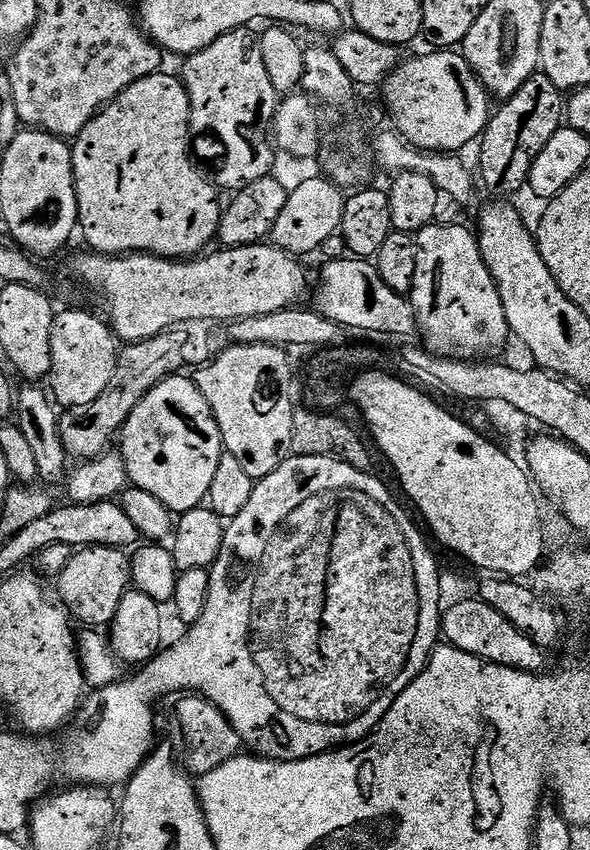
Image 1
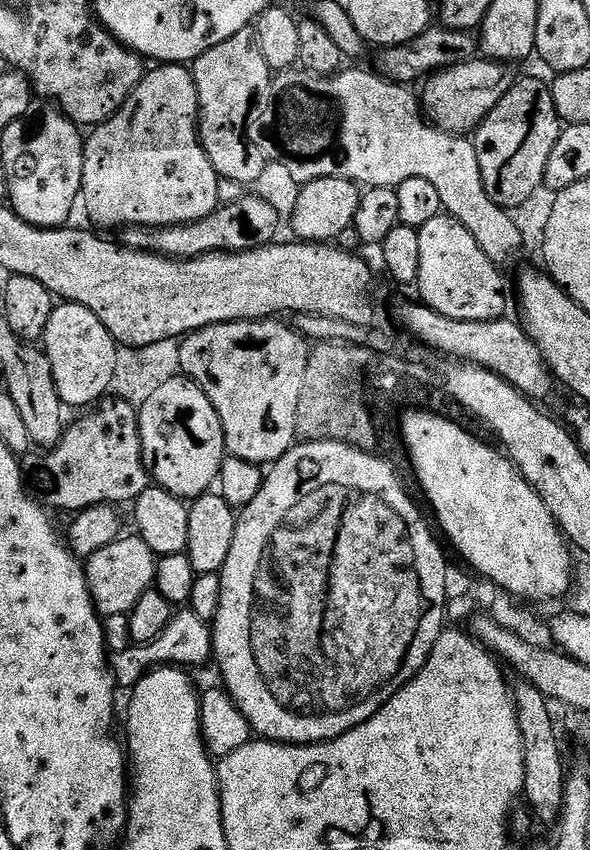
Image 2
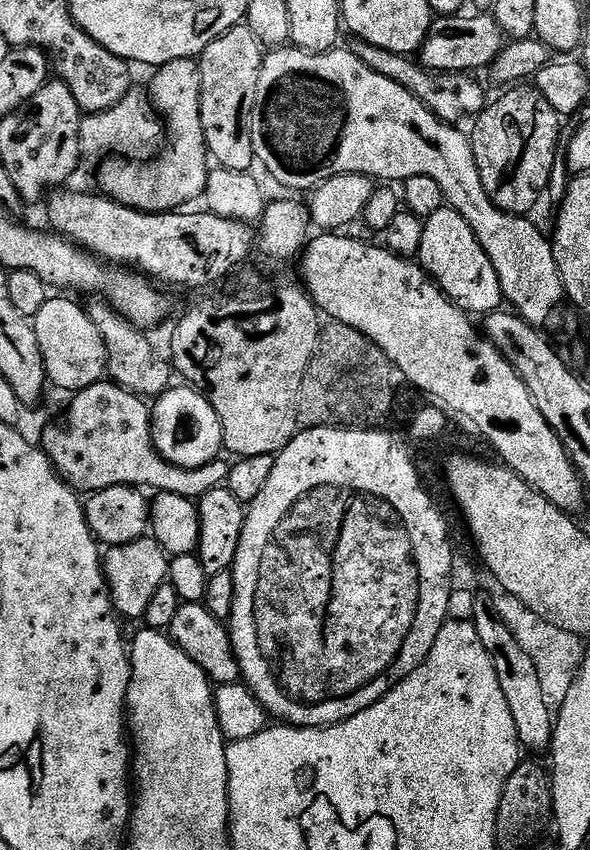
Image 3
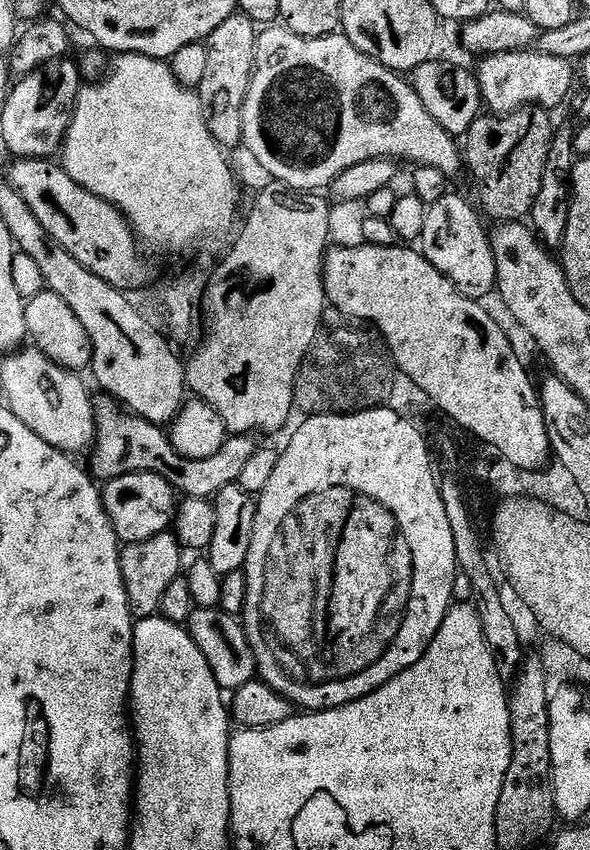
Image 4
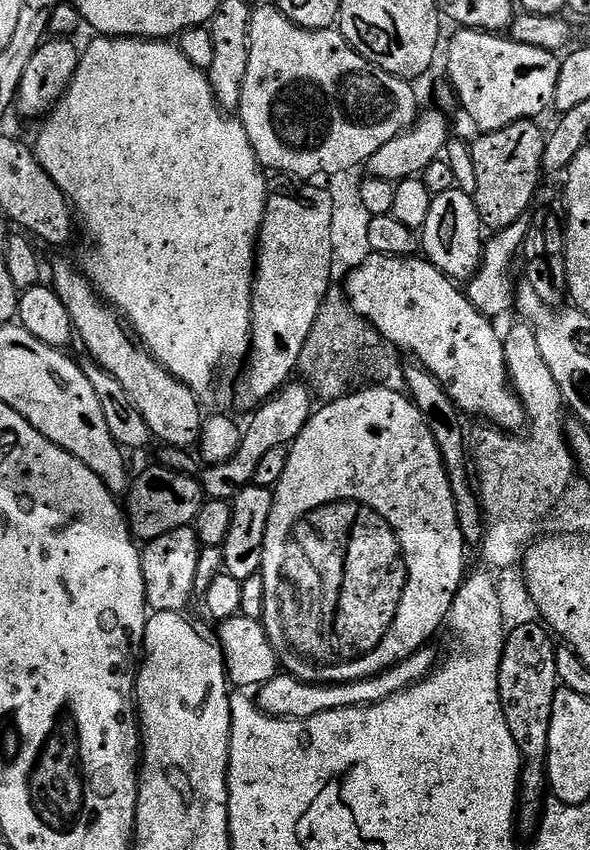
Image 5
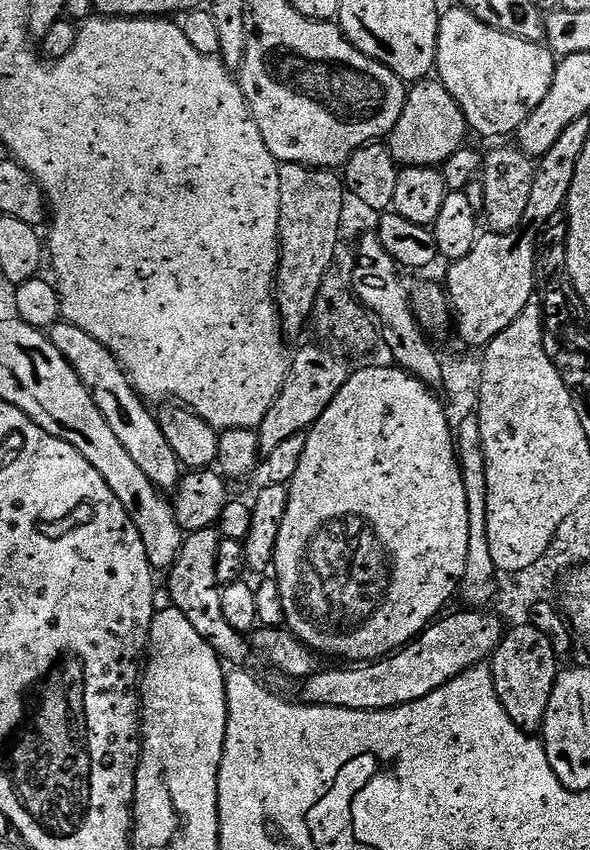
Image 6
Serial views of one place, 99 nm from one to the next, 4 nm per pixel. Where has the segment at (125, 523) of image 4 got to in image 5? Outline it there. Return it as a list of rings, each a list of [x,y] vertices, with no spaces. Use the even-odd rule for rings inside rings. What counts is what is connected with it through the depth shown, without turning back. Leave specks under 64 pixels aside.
[[[163,466],[148,468],[140,477],[131,481],[126,493],[126,519],[137,541],[147,542],[170,530],[195,525],[196,516],[205,502],[204,485],[195,475],[175,472]]]

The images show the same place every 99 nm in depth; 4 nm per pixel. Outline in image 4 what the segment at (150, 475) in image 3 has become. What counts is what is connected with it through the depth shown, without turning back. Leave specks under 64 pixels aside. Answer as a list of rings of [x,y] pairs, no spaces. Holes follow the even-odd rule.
[[[97,395],[92,401],[92,410],[96,423],[96,439],[90,449],[91,471],[104,482],[127,472],[158,474],[158,478],[164,478],[181,497],[212,500],[226,486],[239,481],[246,461],[258,447],[257,441],[252,441],[255,439],[251,435],[229,435],[218,454],[210,454],[210,458],[191,460],[174,450],[169,433],[161,425],[151,424],[140,416],[131,415],[127,408],[117,404],[111,396]]]

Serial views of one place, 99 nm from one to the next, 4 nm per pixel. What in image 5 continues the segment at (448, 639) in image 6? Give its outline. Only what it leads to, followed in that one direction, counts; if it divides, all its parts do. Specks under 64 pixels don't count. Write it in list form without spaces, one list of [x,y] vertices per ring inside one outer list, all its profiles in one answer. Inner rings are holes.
[[[425,646],[399,664],[366,679],[349,680],[340,684],[310,684],[295,676],[278,674],[270,682],[260,686],[255,693],[256,707],[271,716],[273,720],[305,720],[314,714],[326,714],[330,710],[343,708],[365,708],[382,702],[396,693],[404,692],[410,685],[423,680],[432,672],[438,662],[438,655],[432,646]]]

